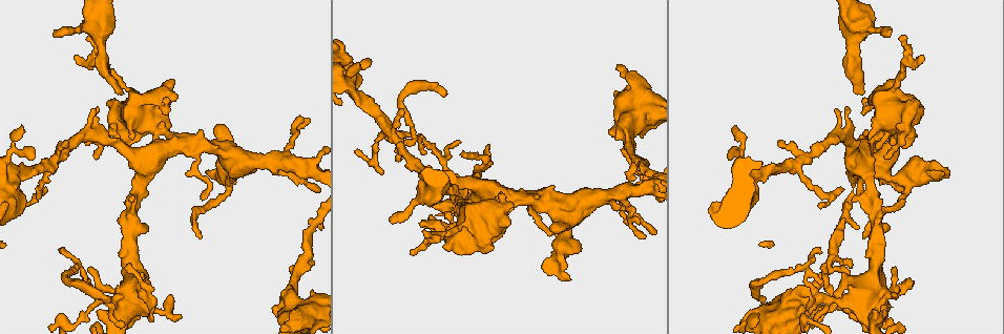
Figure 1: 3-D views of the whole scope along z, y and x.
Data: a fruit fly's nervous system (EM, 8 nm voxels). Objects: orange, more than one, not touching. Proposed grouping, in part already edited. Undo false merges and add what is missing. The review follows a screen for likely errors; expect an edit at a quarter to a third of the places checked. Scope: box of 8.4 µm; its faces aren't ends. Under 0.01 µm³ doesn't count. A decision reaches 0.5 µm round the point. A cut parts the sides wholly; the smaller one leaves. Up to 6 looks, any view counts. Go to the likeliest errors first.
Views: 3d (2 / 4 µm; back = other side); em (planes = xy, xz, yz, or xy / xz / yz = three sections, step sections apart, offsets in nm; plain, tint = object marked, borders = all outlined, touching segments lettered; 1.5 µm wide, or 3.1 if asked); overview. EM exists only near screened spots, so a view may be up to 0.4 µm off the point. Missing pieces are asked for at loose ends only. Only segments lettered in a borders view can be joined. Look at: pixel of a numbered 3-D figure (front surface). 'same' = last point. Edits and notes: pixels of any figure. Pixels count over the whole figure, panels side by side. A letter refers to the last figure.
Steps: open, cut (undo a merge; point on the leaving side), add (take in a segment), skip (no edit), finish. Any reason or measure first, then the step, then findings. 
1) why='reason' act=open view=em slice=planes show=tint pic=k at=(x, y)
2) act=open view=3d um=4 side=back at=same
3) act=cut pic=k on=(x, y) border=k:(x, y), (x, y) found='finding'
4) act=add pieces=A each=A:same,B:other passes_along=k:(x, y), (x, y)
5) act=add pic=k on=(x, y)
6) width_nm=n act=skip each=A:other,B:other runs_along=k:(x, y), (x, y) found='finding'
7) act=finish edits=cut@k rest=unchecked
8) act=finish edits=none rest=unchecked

why='an open end' act=open view=em slice=yz step=8 show=borders pic=1 at=(502, 194)

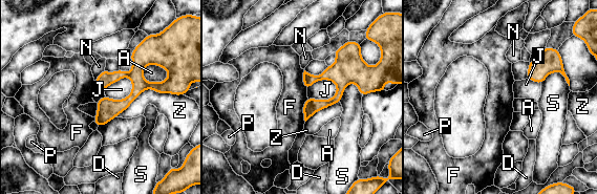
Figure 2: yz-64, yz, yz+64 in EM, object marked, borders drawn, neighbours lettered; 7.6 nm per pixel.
act=open view=em slice=planes show=borders at=same

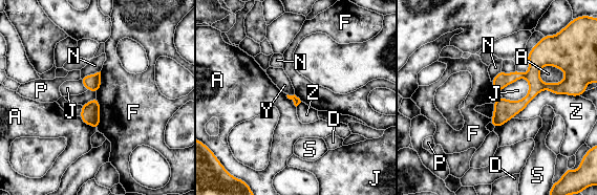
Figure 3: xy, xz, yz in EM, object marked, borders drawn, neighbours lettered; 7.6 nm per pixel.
width_nm=150 act=skip each=A:other,D:other,F:other,J:other,N:other,P:other,S:other,Y:other,Z:other runs_along=3:(559, 88), (539, 86), (494, 123) found='no lettered segment goes on from it'

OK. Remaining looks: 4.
why='branch stops here' act=open view=3d um=2 side=back pic=1 at=(55, 32)

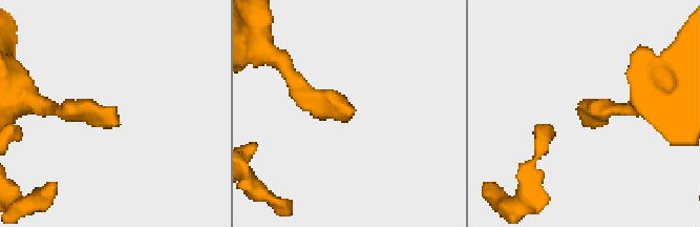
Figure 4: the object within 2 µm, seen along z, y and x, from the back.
act=open view=em slice=planes show=borders pic=4 at=(349, 119)

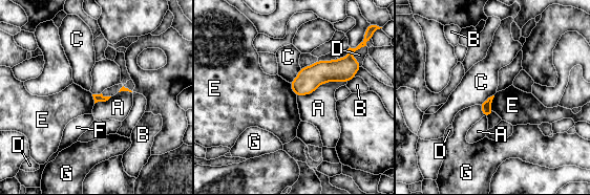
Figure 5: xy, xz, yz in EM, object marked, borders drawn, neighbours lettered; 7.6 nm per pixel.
longest_contact=A:400nm act=skip each=A:other,B:other,C:other,D:other,E:other,F:other,G:other border=5:(494, 95), (491, 102), (492, 111) found='none of them fits'

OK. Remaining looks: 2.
act=finish edits=none rest=unchecked

